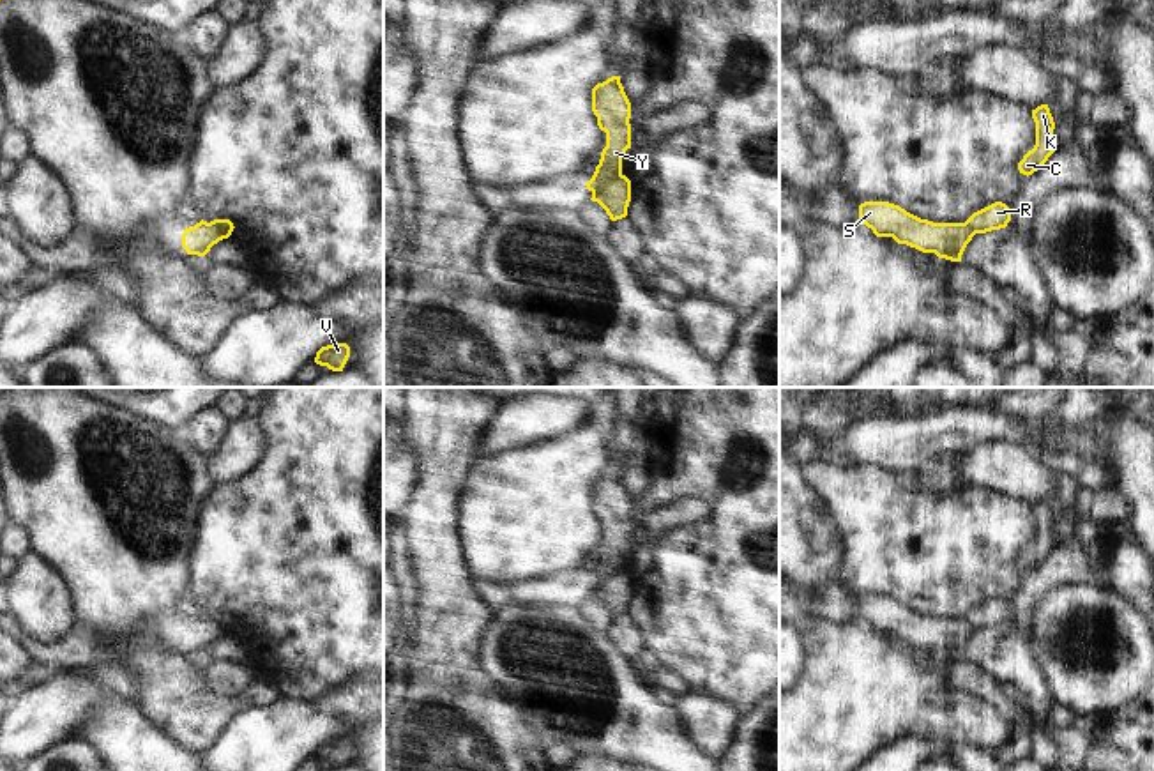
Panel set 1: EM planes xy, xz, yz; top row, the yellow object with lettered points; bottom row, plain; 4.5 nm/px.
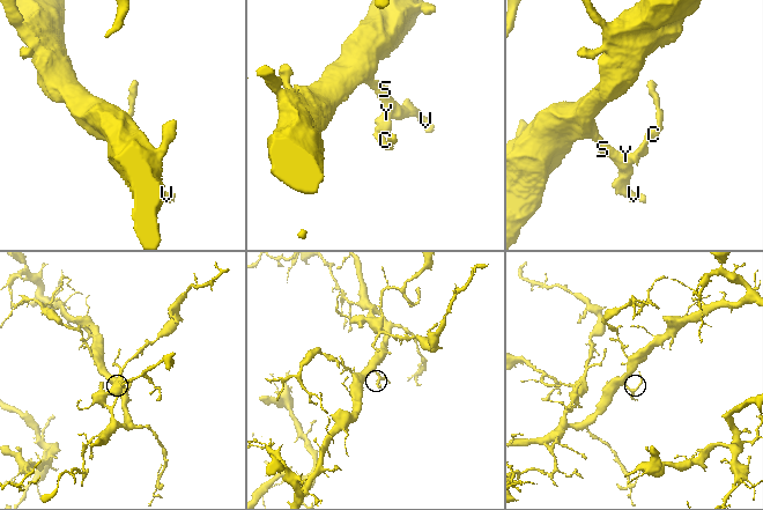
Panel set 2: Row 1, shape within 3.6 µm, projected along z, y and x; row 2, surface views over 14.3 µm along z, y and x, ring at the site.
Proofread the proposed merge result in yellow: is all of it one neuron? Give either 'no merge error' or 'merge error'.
merge error

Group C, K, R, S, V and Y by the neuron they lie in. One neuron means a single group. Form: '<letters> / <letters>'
C K R / S V Y

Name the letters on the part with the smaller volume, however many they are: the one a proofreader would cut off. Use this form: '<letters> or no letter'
C, K, R

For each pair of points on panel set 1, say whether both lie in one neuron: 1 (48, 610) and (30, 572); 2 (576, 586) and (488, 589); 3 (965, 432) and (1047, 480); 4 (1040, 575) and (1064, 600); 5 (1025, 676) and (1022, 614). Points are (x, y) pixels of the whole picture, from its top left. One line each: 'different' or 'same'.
1: same
2: same
3: different
4: different
5: different

